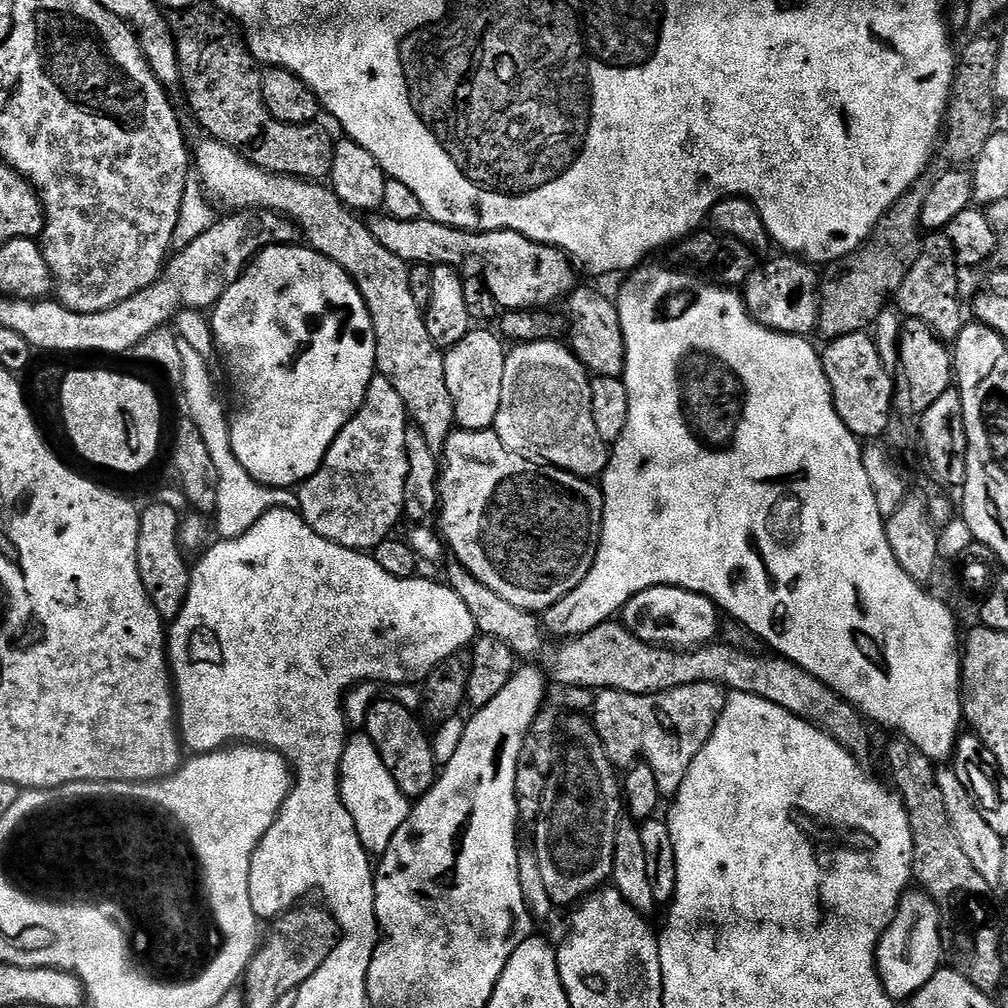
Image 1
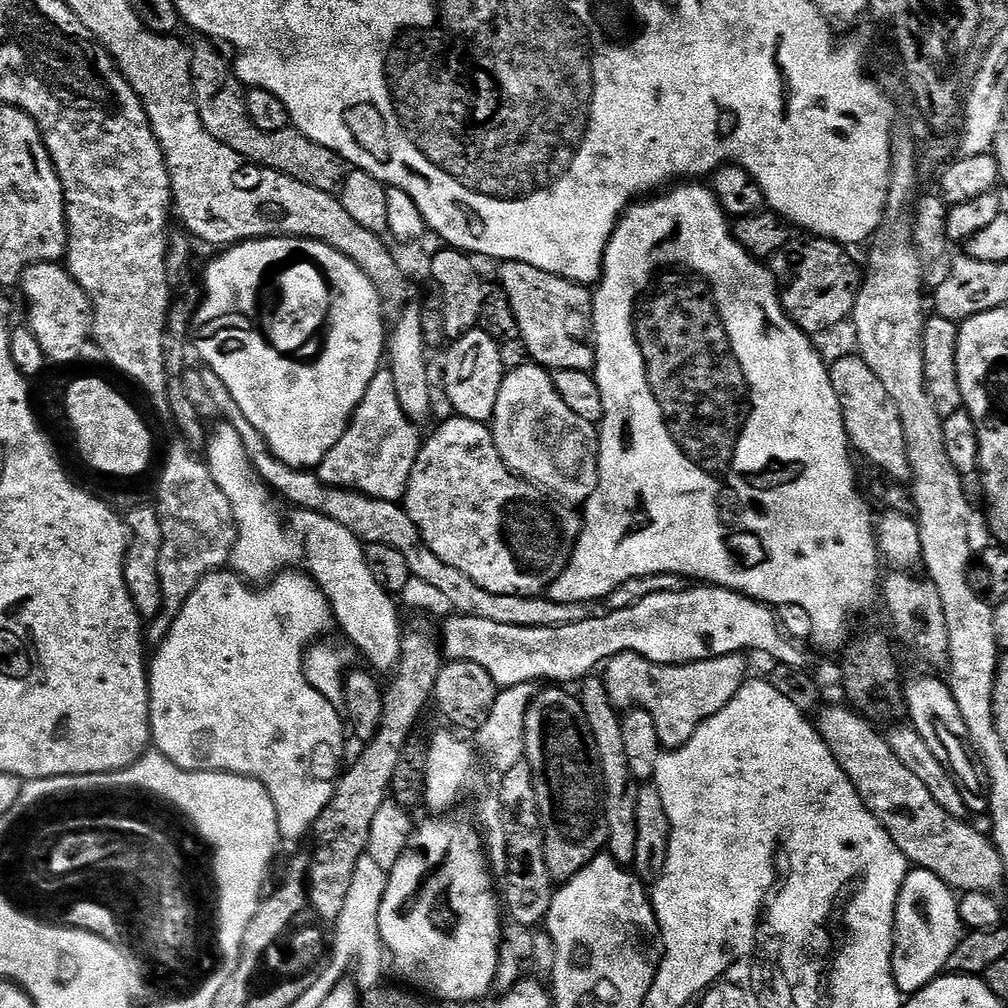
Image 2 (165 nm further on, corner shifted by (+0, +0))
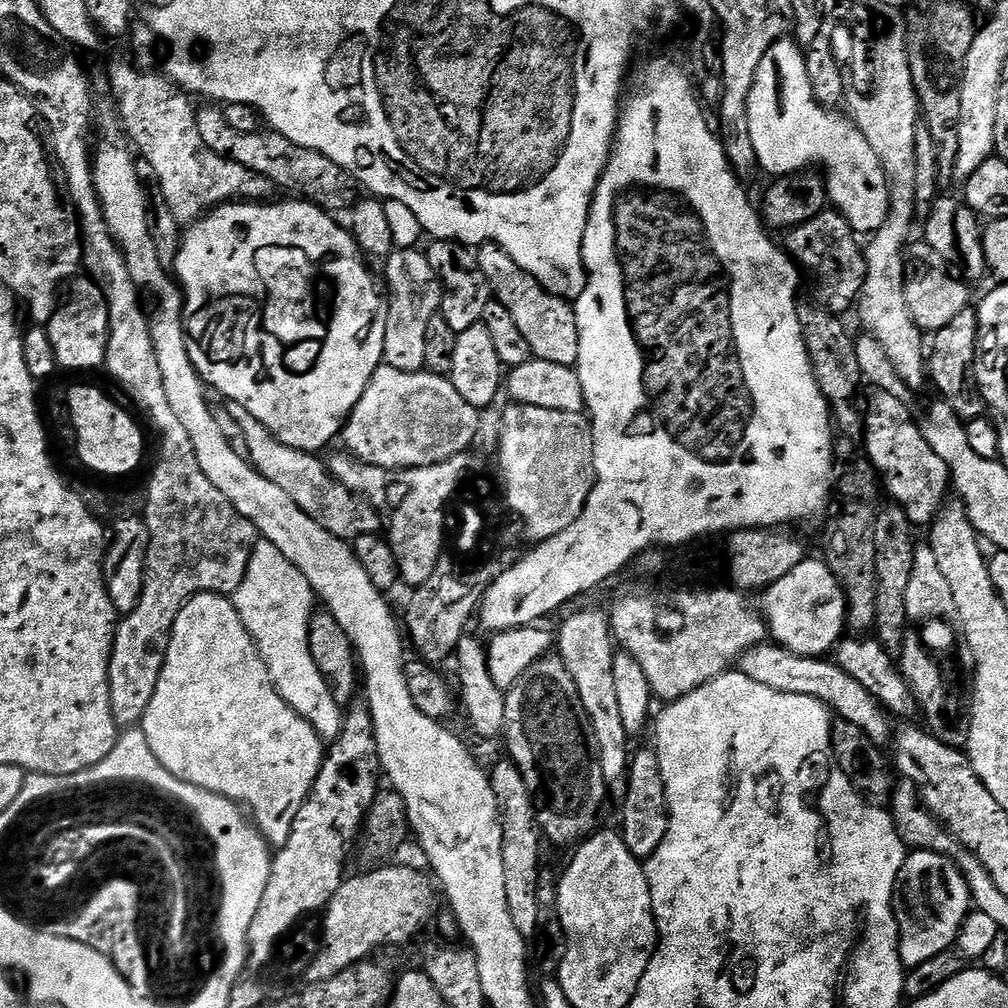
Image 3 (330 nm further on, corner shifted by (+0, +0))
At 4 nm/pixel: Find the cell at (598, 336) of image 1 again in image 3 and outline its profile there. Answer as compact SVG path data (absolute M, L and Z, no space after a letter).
M481 244L478 248L480 265L488 279L491 295L510 310L518 330L530 342L530 350L537 360L558 362L558 366L573 367L578 362L578 322L575 307L563 296L550 296L514 258L510 258L496 244Z

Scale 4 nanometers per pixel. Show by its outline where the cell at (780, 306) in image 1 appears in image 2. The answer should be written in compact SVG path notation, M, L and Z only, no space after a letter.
M811 234L803 238L805 240L789 239L788 244L772 256L770 271L784 313L805 334L813 334L851 317L856 295L860 292L862 268L848 253L851 251L836 240Z

